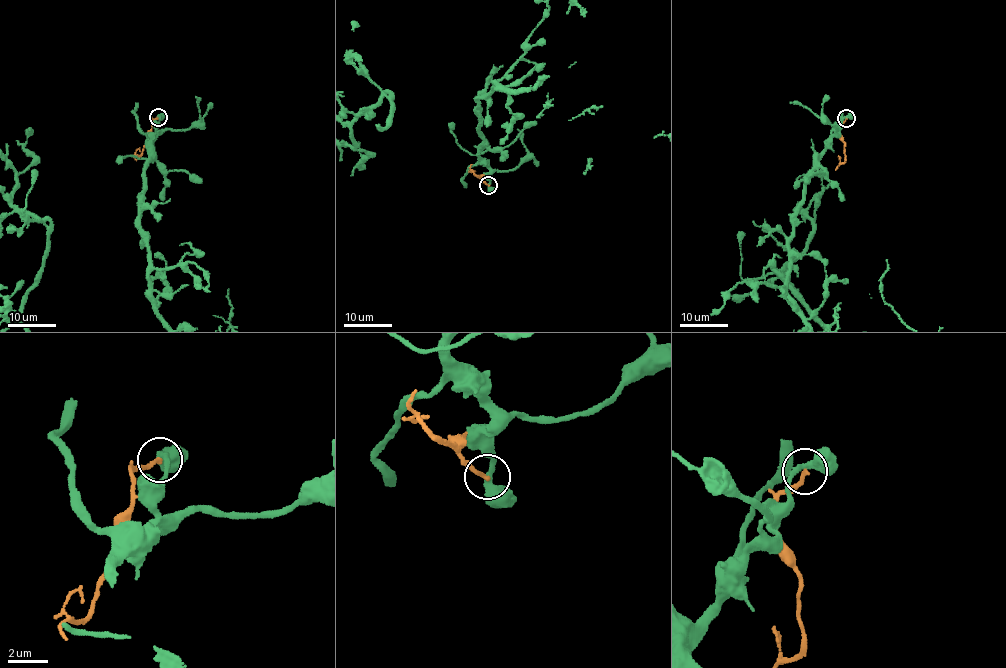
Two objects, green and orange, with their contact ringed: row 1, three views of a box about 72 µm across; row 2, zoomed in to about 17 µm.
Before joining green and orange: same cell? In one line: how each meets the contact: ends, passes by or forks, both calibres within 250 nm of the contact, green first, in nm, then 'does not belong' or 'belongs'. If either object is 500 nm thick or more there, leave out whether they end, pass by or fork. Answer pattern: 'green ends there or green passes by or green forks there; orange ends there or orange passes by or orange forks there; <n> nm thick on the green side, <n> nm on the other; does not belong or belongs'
green passes by; orange ends there; 320 nm thick on the green side, 190 nm on the other; does not belong

